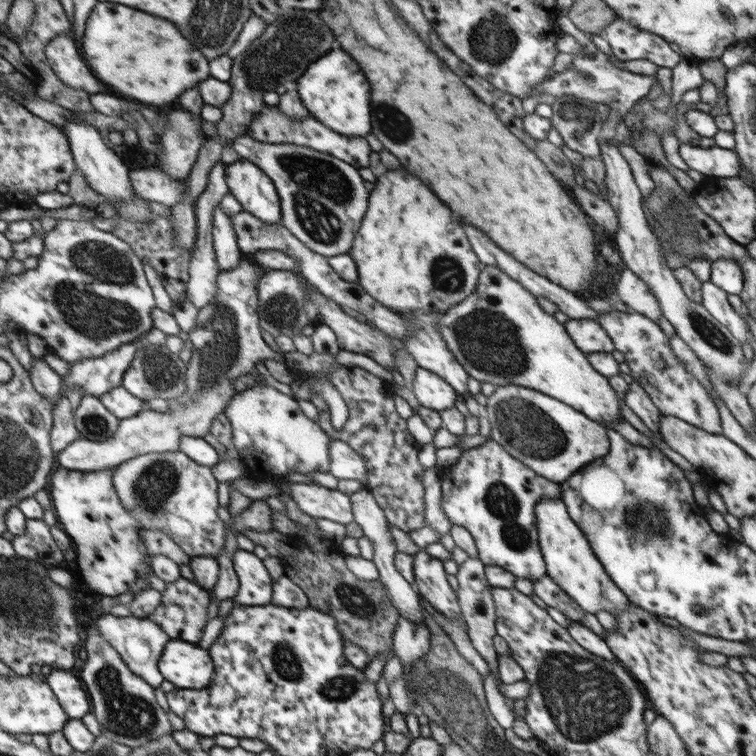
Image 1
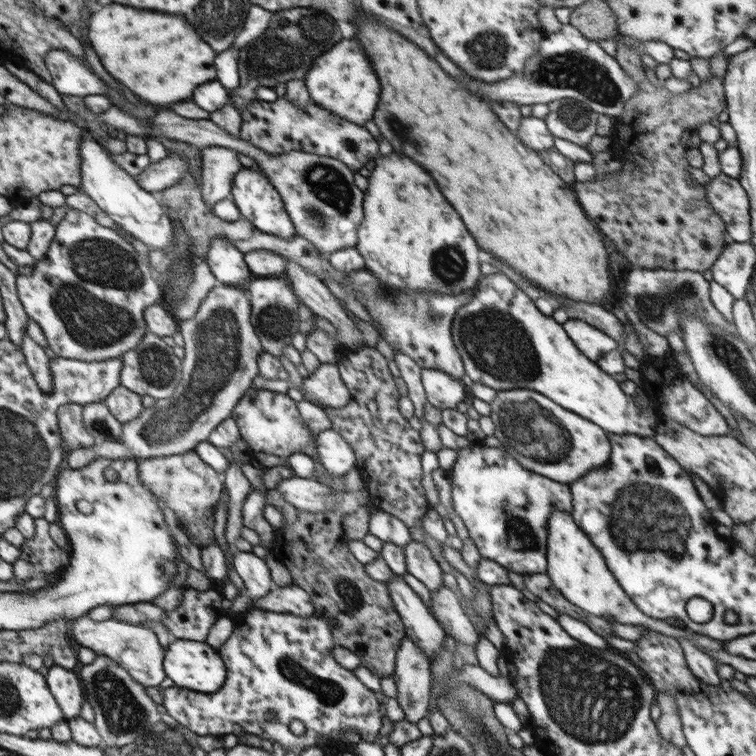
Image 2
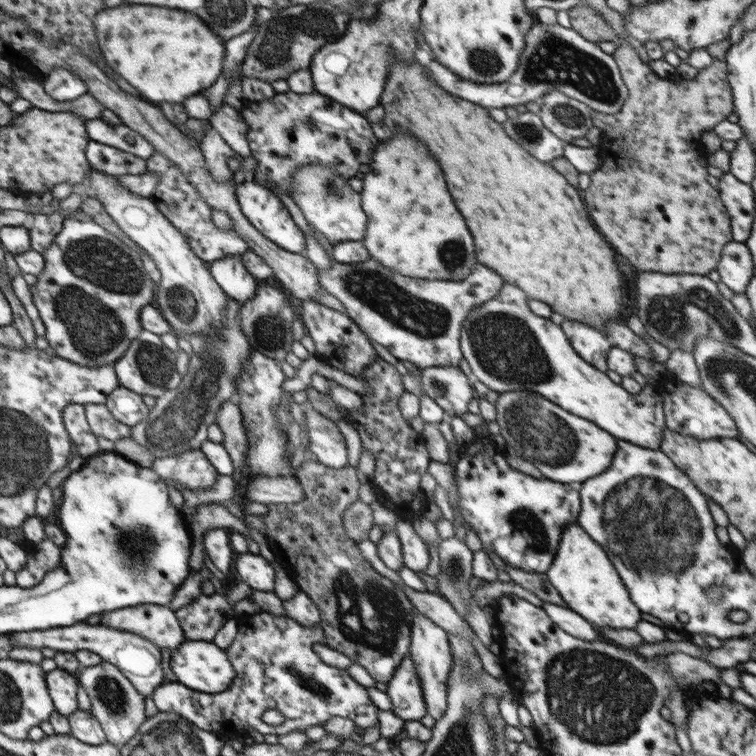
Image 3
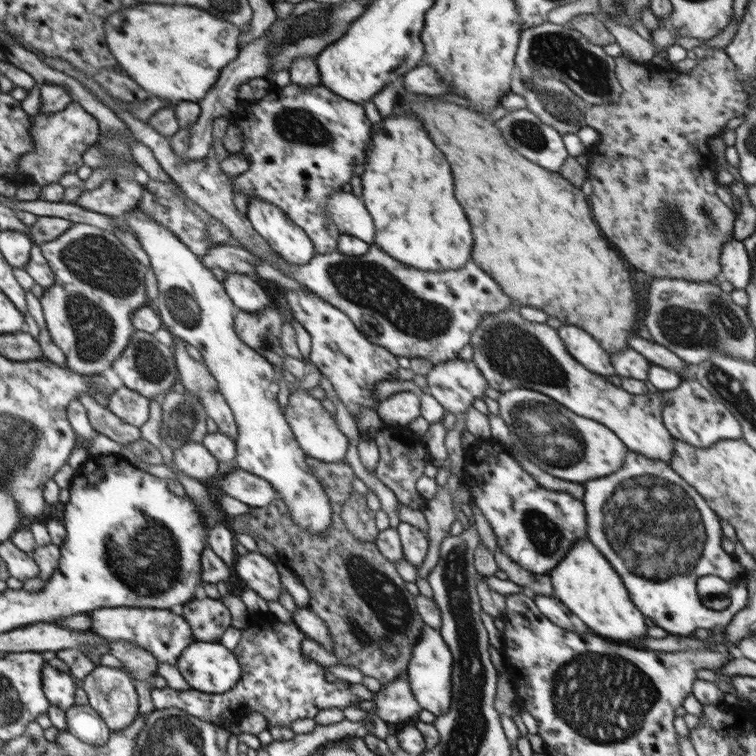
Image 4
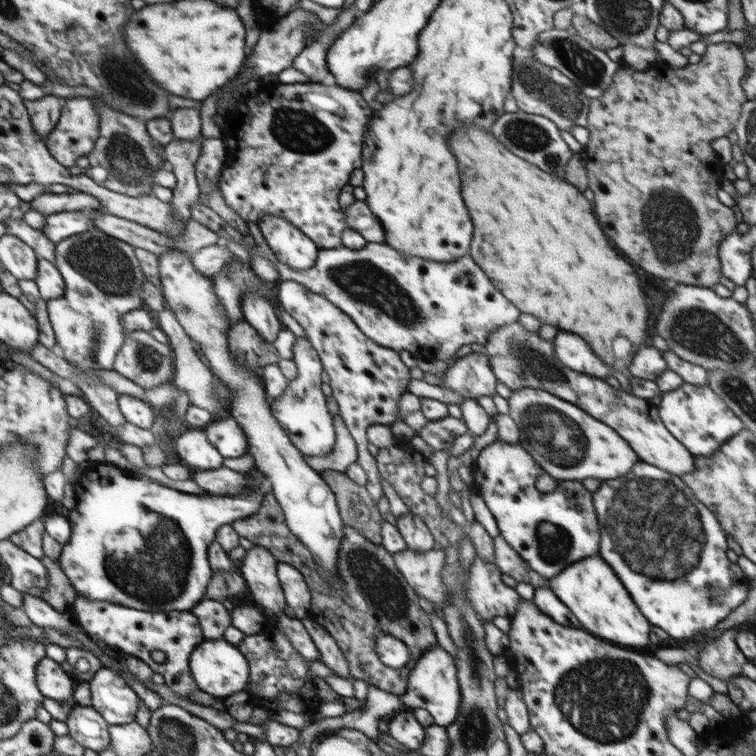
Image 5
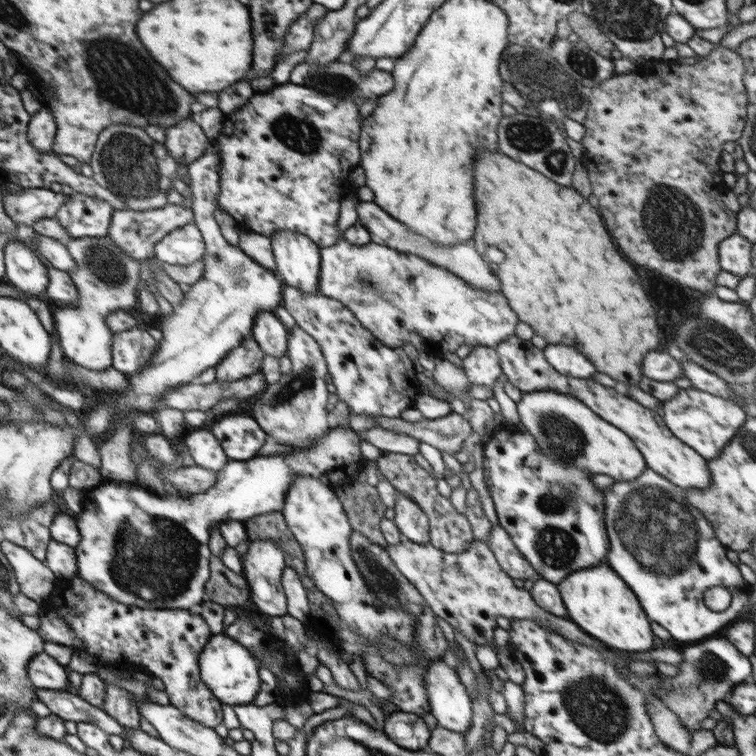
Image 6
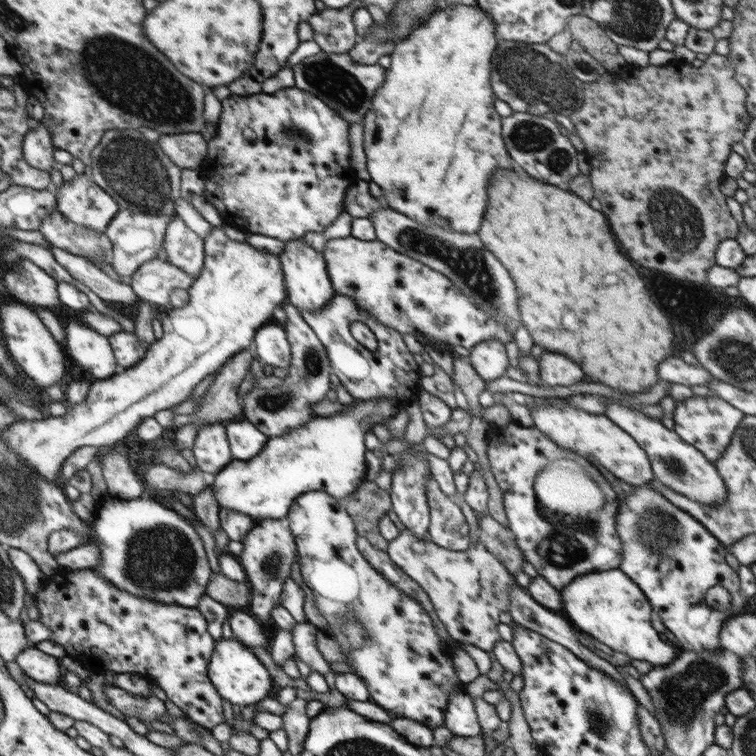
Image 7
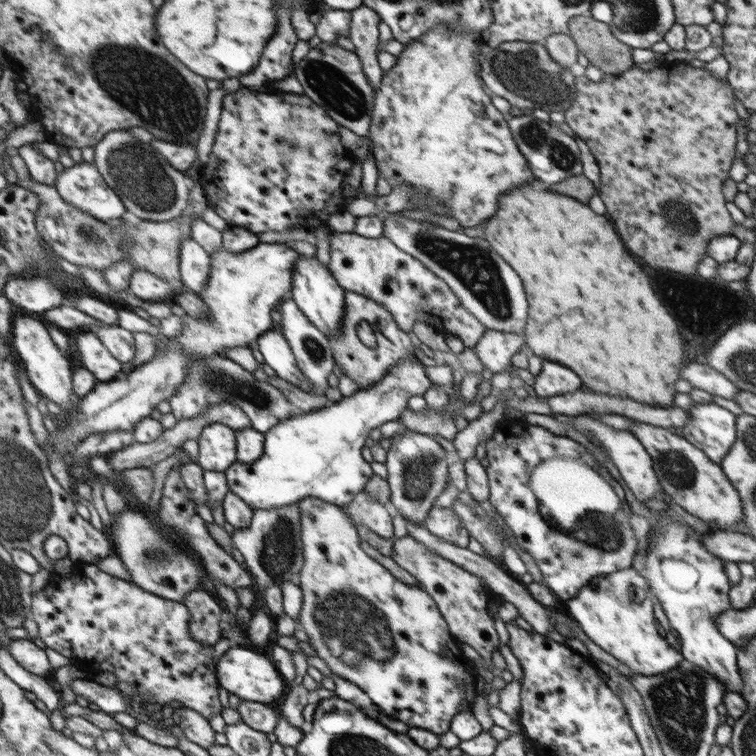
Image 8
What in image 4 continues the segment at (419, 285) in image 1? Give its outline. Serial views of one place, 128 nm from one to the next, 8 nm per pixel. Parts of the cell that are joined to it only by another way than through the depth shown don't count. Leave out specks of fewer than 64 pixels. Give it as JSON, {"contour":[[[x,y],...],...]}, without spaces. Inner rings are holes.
{"contour":[[[388,116],[384,120],[384,128],[372,134],[372,146],[368,148],[363,165],[365,170],[359,177],[363,186],[361,198],[376,226],[373,244],[380,246],[390,258],[418,270],[458,270],[471,260],[470,224],[462,212],[462,206],[454,198],[454,178],[444,154],[436,150],[426,130],[422,130],[420,122],[414,120],[416,118]]]}

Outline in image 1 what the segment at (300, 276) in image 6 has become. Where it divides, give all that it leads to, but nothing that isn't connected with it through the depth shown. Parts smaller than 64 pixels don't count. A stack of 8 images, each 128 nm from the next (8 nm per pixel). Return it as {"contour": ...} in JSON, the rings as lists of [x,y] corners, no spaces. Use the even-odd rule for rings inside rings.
{"contour":[[[240,159],[239,162],[227,164],[225,174],[229,192],[240,201],[242,210],[252,213],[266,223],[282,222],[281,202],[274,183],[256,164],[249,162],[248,159]]]}

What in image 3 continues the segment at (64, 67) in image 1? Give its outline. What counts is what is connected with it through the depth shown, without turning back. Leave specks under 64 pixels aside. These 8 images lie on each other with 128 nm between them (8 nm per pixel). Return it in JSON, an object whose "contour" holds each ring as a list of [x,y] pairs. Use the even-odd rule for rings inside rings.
{"contour":[[[54,67],[43,78],[44,90],[56,101],[74,100],[86,94],[86,83],[72,71],[64,67]]]}

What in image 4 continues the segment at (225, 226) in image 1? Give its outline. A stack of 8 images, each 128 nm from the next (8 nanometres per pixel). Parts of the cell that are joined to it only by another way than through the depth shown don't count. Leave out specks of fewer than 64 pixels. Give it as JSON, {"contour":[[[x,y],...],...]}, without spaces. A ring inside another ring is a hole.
{"contour":[[[237,272],[226,274],[223,282],[225,291],[232,302],[244,311],[262,311],[271,306],[266,292],[258,285],[258,282],[248,275]]]}

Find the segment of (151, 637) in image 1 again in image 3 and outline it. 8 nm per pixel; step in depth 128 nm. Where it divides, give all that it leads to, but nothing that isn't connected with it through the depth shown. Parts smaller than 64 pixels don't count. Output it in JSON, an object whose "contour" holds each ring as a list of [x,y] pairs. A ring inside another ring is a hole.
{"contour":[[[84,621],[77,622],[70,626],[58,626],[46,630],[32,630],[32,632],[8,633],[10,639],[15,642],[15,647],[31,647],[43,649],[48,647],[54,651],[64,651],[76,653],[84,650],[87,653],[94,653],[101,657],[102,661],[111,662],[119,667],[121,671],[135,685],[140,694],[152,695],[153,692],[164,682],[164,672],[162,671],[161,650],[150,639],[146,639],[138,634],[110,628],[104,625],[93,625]]]}

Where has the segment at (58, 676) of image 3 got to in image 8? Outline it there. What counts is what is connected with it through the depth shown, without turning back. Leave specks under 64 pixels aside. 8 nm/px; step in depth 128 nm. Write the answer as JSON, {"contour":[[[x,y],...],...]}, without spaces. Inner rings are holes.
{"contour":[[[20,638],[12,640],[9,647],[9,654],[16,659],[16,662],[38,676],[46,676],[52,672],[48,656],[31,639]]]}

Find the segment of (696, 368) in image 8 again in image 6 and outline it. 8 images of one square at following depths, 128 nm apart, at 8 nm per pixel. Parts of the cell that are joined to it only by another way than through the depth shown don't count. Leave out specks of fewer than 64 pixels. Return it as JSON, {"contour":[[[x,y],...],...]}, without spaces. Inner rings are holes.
{"contour":[[[650,350],[644,356],[642,374],[643,377],[657,382],[673,382],[678,378],[684,378],[679,362],[667,352],[656,352],[656,350]]]}

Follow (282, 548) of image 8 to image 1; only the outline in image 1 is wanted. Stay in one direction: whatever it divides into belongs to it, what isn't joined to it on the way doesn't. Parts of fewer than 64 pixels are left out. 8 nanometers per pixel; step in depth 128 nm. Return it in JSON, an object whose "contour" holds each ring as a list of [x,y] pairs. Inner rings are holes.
{"contour":[[[238,549],[232,562],[240,588],[234,600],[244,606],[264,606],[271,602],[273,580],[262,559],[254,553]]]}

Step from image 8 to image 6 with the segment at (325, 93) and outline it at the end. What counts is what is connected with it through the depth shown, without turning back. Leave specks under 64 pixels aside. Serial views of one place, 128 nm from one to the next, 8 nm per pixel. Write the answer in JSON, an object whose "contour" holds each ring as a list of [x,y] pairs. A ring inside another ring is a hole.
{"contour":[[[338,59],[328,62],[328,64],[299,63],[290,72],[288,82],[328,93],[340,97],[340,99],[352,99],[358,103],[358,106],[369,98],[380,97],[394,90],[394,75],[391,72],[374,68],[368,74],[363,75],[352,63],[347,64]]]}

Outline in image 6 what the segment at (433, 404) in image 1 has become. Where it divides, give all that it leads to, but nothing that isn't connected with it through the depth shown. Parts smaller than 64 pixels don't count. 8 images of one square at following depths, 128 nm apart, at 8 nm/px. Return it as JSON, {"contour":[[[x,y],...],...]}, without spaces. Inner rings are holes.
{"contour":[[[476,345],[471,348],[466,358],[462,359],[462,370],[468,377],[470,385],[492,389],[503,373],[499,360],[495,348]]]}

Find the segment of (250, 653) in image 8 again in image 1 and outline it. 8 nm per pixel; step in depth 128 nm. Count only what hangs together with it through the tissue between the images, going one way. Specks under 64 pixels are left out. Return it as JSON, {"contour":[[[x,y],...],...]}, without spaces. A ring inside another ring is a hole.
{"contour":[[[171,639],[158,659],[158,673],[161,678],[172,682],[176,688],[200,690],[208,687],[212,677],[216,674],[214,662],[206,650],[199,648],[197,644],[183,640]]]}

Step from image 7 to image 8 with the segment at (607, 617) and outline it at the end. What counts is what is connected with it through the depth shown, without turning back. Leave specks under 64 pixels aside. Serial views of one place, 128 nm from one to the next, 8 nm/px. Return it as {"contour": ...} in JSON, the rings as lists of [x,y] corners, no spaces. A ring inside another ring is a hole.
{"contour":[[[633,566],[617,570],[616,572],[606,574],[606,576],[595,576],[582,586],[574,597],[568,599],[566,604],[567,615],[574,618],[580,628],[584,630],[586,636],[597,644],[600,648],[610,653],[618,661],[626,664],[632,670],[633,674],[642,676],[652,676],[662,674],[664,671],[670,671],[683,660],[683,655],[675,650],[670,638],[664,638],[656,629],[656,618],[654,617],[654,596],[646,582],[645,578],[640,576],[640,572]]]}

